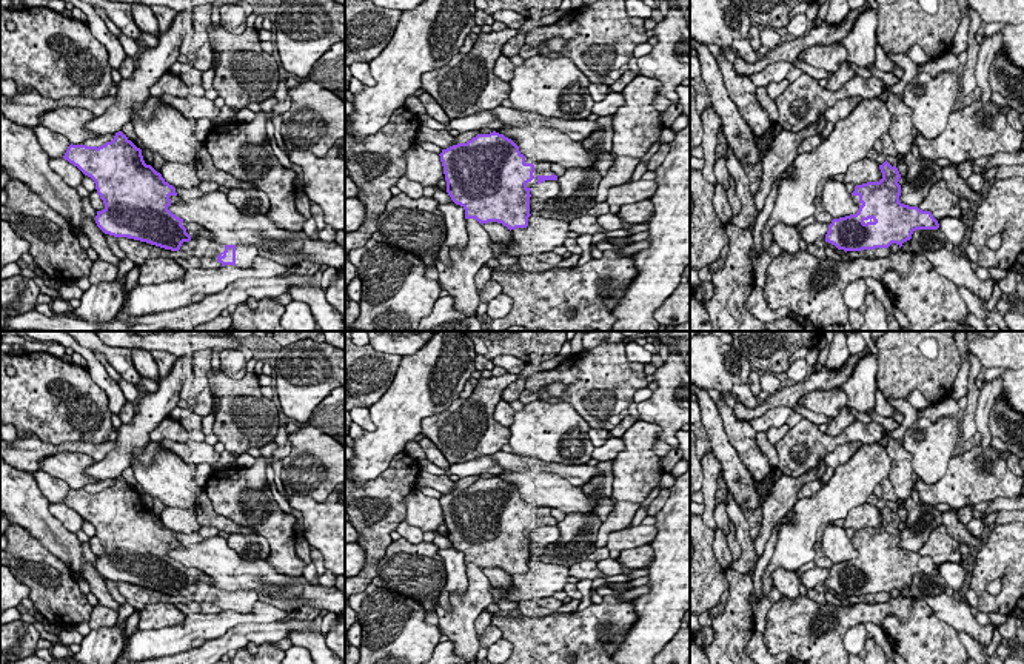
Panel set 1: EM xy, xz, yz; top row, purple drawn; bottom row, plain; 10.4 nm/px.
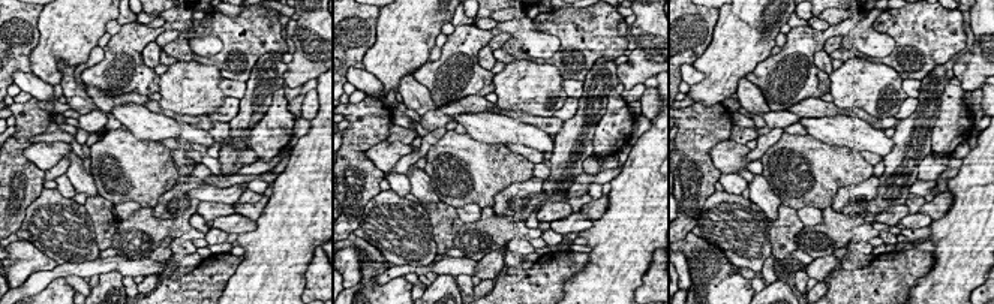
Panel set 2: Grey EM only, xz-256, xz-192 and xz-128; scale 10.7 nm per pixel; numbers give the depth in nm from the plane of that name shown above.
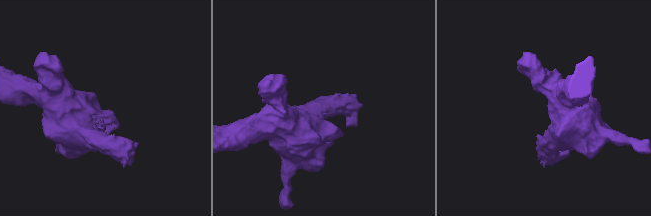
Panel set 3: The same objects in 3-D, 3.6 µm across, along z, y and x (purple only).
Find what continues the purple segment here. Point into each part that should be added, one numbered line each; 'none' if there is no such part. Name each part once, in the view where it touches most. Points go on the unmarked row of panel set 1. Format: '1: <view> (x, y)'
1: xz (539, 513)

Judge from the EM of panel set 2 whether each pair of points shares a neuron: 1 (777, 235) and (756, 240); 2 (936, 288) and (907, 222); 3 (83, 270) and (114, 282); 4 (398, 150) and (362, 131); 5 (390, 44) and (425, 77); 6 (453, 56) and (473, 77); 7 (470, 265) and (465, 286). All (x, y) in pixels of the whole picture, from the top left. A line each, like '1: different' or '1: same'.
1: different
2: different
3: different
4: different
5: different
6: same
7: different

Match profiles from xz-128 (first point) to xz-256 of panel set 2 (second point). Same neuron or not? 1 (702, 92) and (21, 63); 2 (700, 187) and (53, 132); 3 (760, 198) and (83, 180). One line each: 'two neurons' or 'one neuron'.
1: two neurons
2: two neurons
3: one neuron

